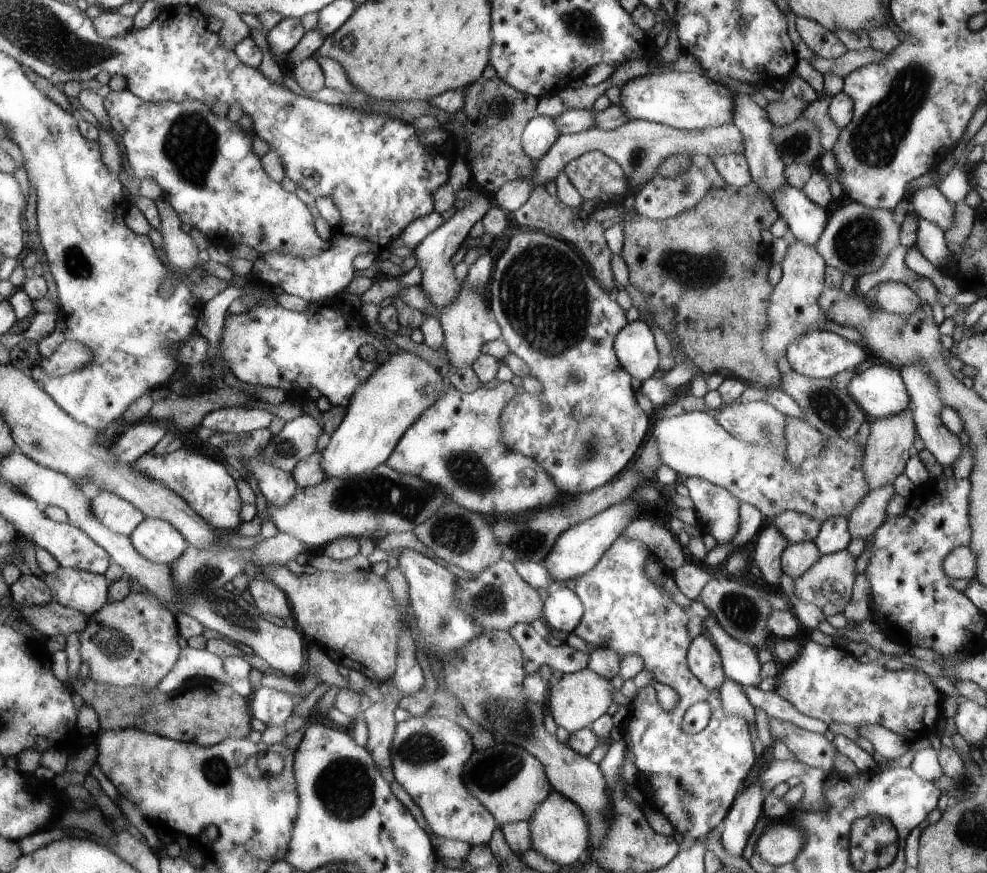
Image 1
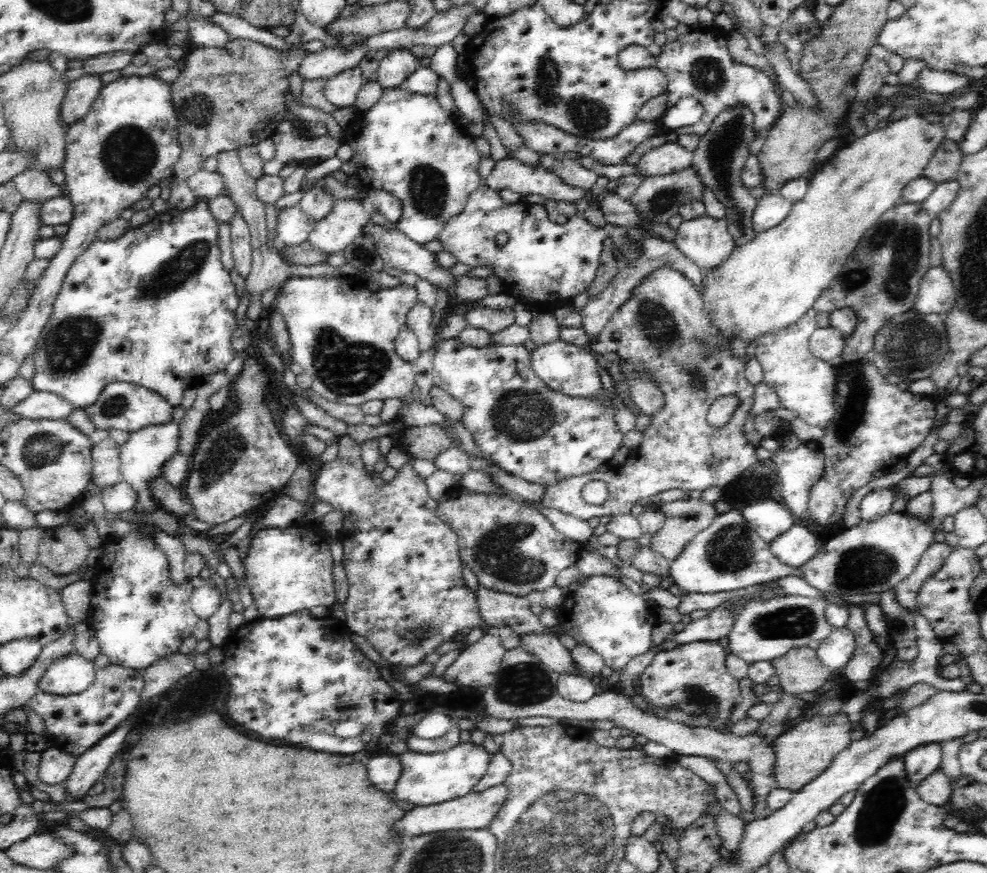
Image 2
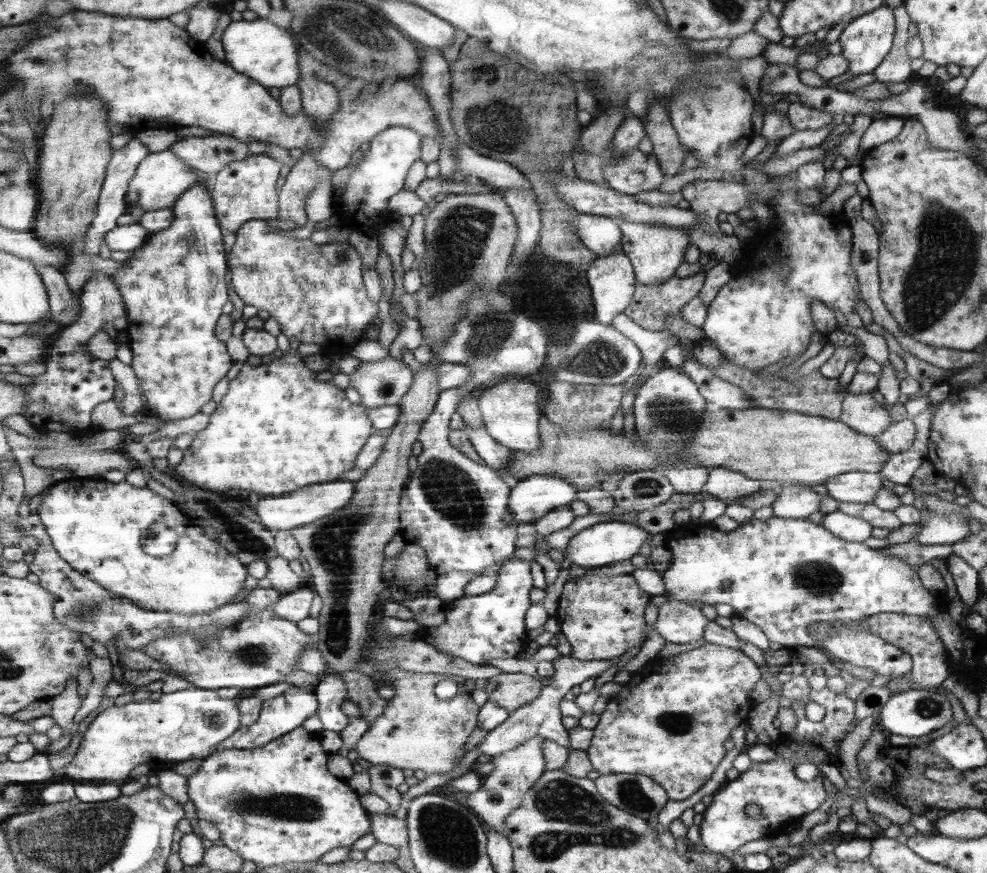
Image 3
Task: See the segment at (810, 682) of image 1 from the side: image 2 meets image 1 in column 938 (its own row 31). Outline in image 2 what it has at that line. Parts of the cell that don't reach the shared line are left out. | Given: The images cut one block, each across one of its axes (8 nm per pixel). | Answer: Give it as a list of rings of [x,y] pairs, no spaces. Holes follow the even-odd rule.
[[[698,24],[690,27],[687,34],[661,46],[654,64],[658,64],[658,68],[666,73],[668,79],[667,106],[674,106],[682,98],[694,97],[704,108],[701,120],[690,127],[678,128],[675,131],[678,136],[688,134],[704,138],[722,112],[738,106],[744,106],[755,117],[755,124],[752,125],[755,135],[765,135],[780,118],[785,105],[774,86],[774,81],[768,73],[753,66],[740,64],[732,58],[726,42],[730,33],[731,31],[722,32],[715,26],[708,28]]]

